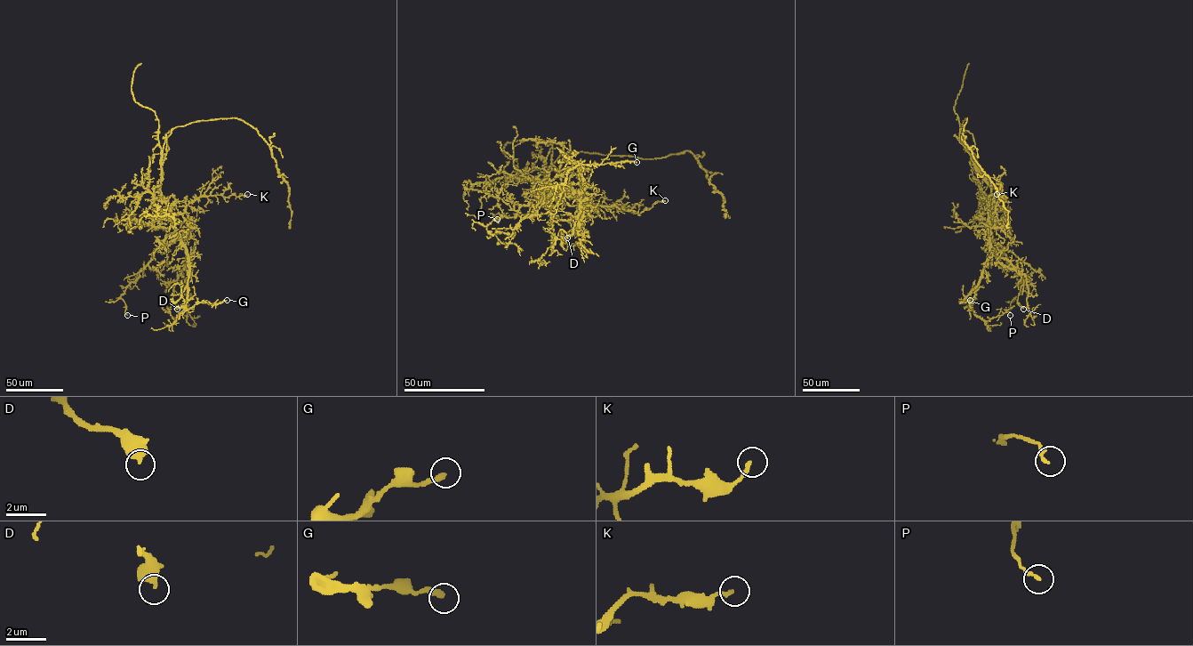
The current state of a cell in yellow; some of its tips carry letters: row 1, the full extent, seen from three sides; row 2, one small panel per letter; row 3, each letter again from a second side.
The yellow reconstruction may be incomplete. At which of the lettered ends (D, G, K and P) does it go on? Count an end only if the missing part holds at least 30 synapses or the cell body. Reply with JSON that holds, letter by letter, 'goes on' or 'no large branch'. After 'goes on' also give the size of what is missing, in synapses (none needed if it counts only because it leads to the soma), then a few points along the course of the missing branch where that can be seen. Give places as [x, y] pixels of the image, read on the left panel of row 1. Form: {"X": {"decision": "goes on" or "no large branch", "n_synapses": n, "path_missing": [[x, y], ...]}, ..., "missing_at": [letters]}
{"D": {"decision": "no large branch"}, "G": {"decision": "no large branch"}, "K": {"decision": "no large branch"}, "P": {"decision": "no large branch"}, "missing_at": []}

